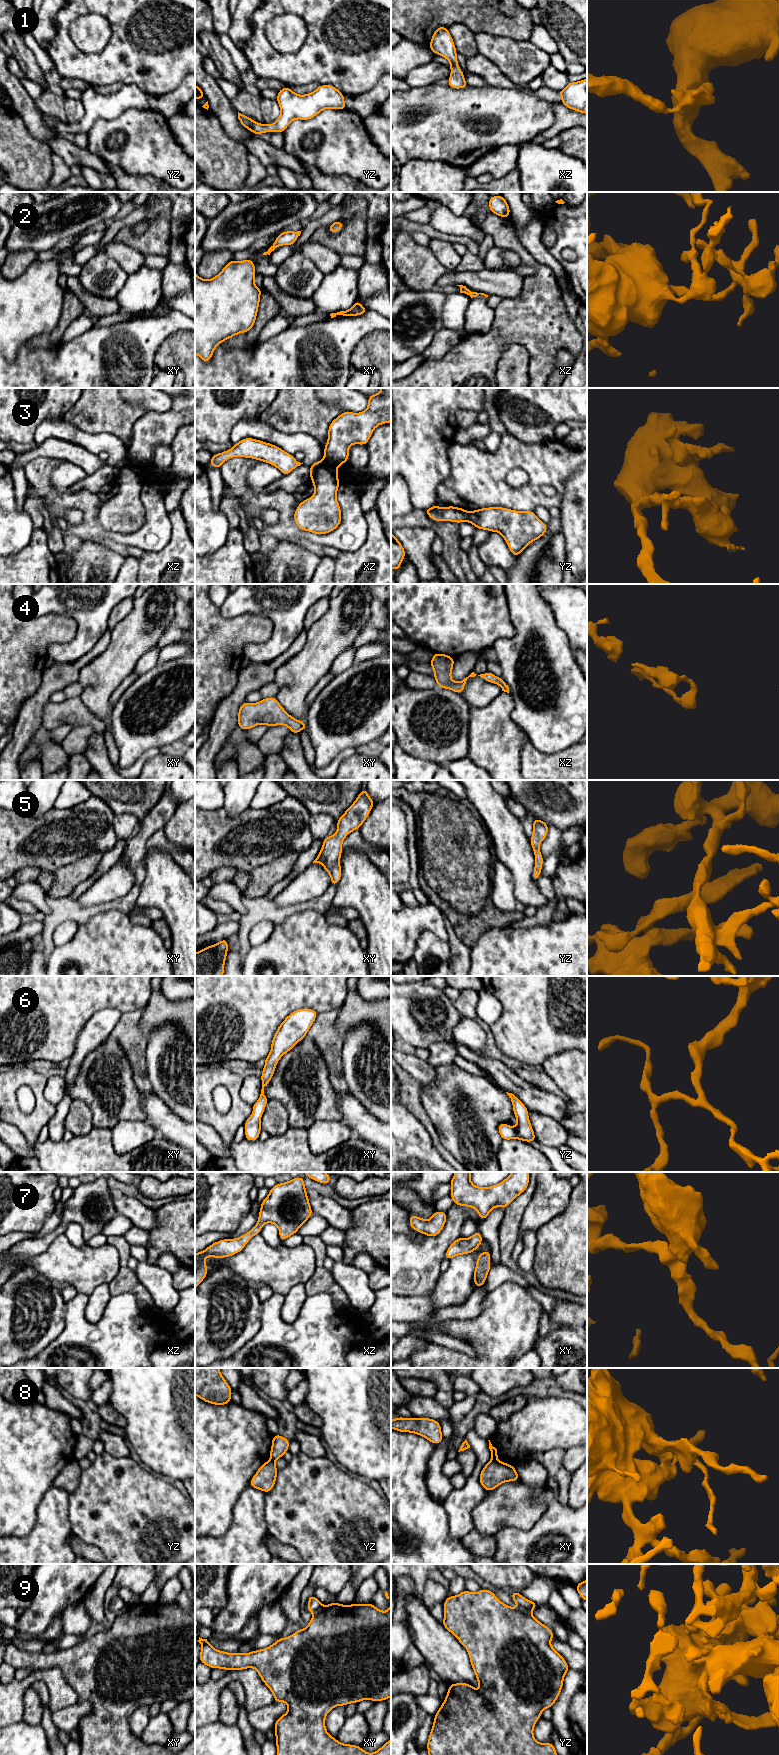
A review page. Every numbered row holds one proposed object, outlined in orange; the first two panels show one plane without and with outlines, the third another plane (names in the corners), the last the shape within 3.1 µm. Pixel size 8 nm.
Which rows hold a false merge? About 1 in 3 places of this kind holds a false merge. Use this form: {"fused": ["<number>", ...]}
{"fused": ["3", "8"]}

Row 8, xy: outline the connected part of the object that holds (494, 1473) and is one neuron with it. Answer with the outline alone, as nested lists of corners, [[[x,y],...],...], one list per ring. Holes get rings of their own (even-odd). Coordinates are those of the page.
[[[491,1460],[482,1469],[479,1481],[486,1491],[493,1491],[504,1482],[520,1481],[514,1466],[498,1460]]]

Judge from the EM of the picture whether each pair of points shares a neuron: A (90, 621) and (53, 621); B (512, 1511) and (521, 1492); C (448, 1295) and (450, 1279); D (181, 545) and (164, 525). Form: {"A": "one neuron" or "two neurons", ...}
{"A": "two neurons", "B": "one neuron", "C": "one neuron", "D": "two neurons"}

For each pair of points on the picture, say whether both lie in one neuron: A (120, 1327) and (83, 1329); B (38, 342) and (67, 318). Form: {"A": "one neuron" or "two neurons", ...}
{"A": "one neuron", "B": "one neuron"}

